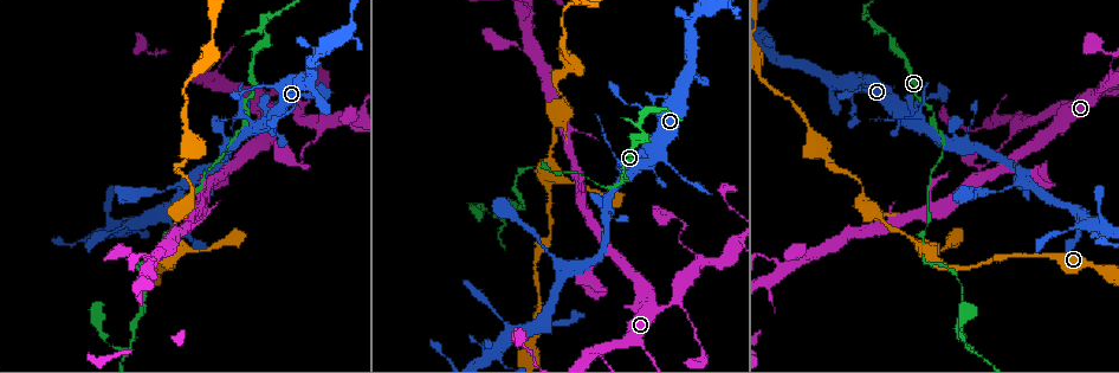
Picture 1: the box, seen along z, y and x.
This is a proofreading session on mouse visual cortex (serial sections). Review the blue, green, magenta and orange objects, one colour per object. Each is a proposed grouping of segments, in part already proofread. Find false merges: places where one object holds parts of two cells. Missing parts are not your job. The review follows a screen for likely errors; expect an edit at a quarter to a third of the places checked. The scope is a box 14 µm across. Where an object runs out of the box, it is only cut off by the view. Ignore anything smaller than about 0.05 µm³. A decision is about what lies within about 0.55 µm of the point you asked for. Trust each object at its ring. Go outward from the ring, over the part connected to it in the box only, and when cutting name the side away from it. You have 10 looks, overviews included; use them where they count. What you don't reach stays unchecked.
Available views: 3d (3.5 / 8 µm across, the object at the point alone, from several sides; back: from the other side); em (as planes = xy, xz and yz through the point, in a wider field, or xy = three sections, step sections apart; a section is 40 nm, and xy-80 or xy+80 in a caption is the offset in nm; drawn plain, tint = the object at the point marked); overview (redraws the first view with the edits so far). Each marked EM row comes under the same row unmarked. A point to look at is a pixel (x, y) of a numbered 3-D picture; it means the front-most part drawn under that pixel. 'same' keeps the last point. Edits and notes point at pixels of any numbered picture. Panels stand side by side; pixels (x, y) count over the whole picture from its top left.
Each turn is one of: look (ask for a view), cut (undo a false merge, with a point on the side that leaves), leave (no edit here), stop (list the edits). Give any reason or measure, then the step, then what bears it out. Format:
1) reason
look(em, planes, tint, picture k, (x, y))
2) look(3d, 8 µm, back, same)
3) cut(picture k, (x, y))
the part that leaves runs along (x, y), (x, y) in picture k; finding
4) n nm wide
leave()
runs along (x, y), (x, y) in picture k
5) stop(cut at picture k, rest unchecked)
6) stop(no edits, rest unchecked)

three arms meet
look(3d, 3.5 µm, picture 1, (919, 126))

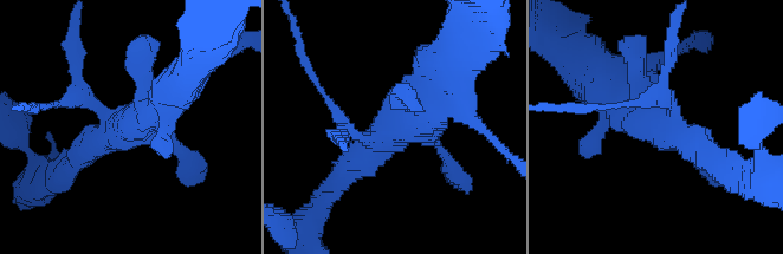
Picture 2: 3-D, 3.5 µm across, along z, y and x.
look(em, xy, step 5, tint, picture 2, (662, 128))

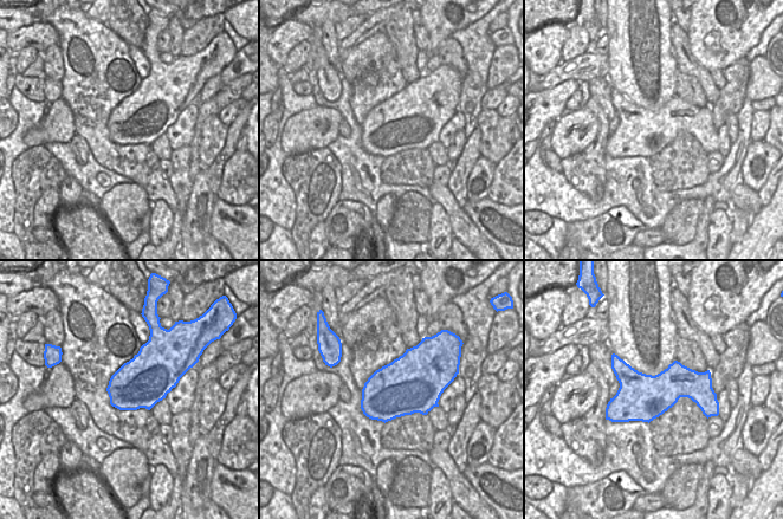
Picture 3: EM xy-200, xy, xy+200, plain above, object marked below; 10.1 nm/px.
cut(picture 2, (77, 85))
the part that leaves runs along (109, 117), (84, 99), (73, 26) in picture 2; a second cell is stuck on

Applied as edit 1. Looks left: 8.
thin neck
look(3d, 3.5 µm, picture 1, (645, 131))

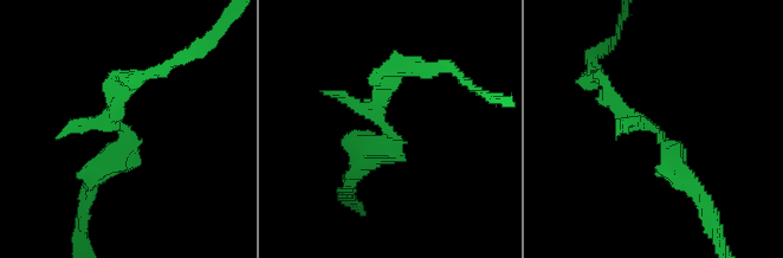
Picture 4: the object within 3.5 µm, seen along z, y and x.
now the EM
look(em, xy, step 2, tint, picture 4, (393, 130))

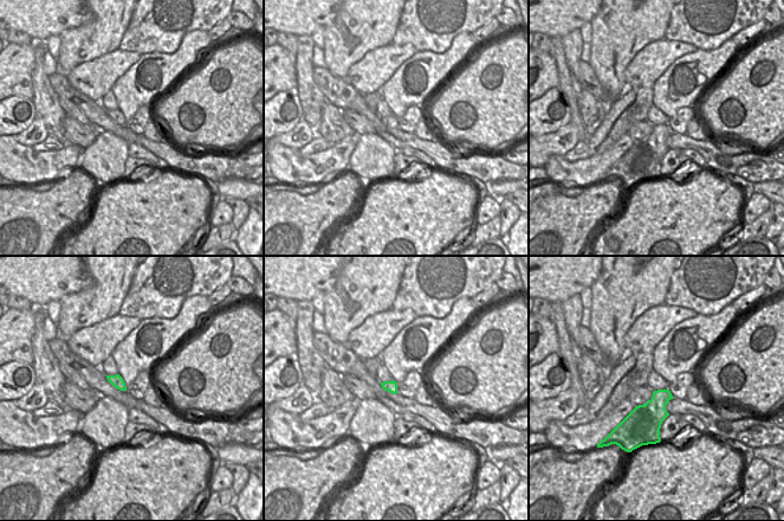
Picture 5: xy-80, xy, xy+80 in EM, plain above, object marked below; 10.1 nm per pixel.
look(em, planes, tint, same)

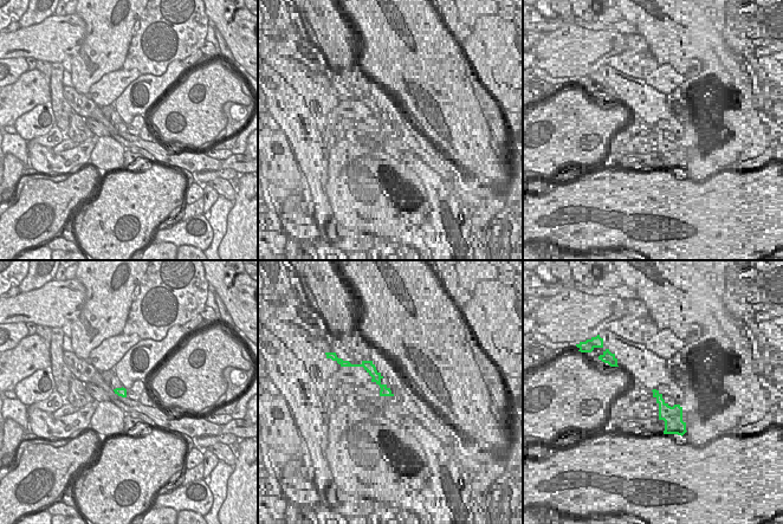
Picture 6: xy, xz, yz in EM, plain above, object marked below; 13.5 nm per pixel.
leave()
runs along (698, 187), (655, 129), (631, 118), (607, 85) in picture 4; all the same cell

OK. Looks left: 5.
sharp bend
look(3d, 3.5 µm, picture 1, (266, 91))

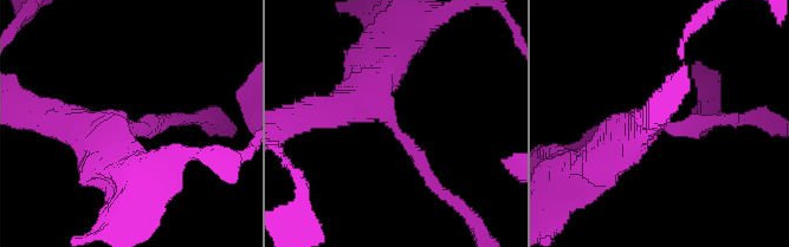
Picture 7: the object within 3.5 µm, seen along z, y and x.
leave()
runs along (383, 57), (364, 91), (431, 184) in picture 7; all the same cell

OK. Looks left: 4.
arms part here
look(3d, 8 µm, picture 1, (503, 220))

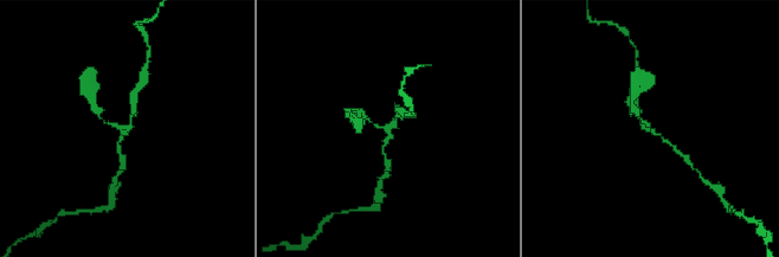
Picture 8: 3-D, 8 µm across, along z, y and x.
closer look
look(3d, 3.5 µm, picture 8, (649, 130))

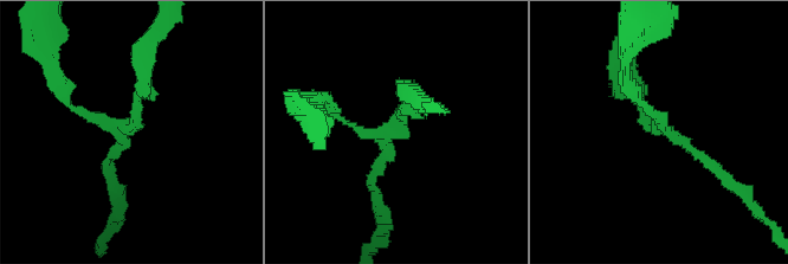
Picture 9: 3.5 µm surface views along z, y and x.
look(em, xy, step 5, tint, picture 9, (663, 127))

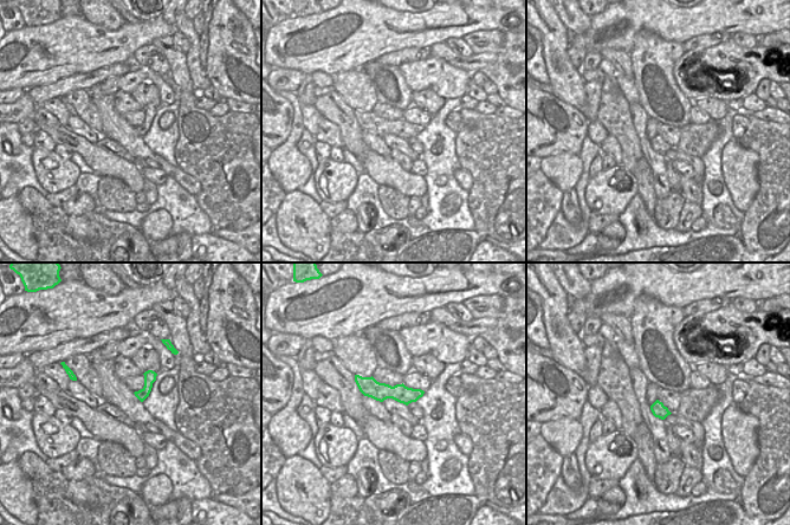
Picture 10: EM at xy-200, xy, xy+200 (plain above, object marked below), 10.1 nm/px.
arms of 100, 150, 200 nm
leave()
runs along (144, 68), (133, 127), (104, 123), (64, 97) in picture 9; one cell here

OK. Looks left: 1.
stop(cut at picture 2, rest unchecked)

